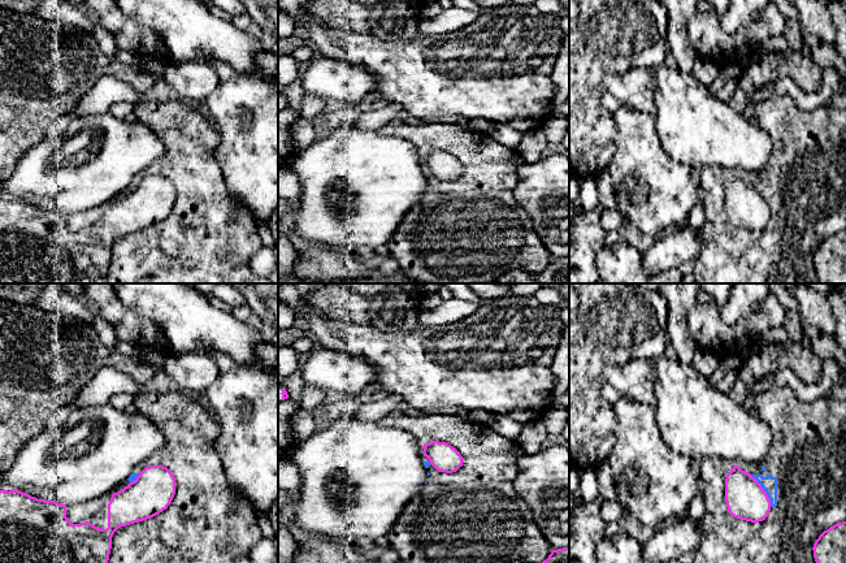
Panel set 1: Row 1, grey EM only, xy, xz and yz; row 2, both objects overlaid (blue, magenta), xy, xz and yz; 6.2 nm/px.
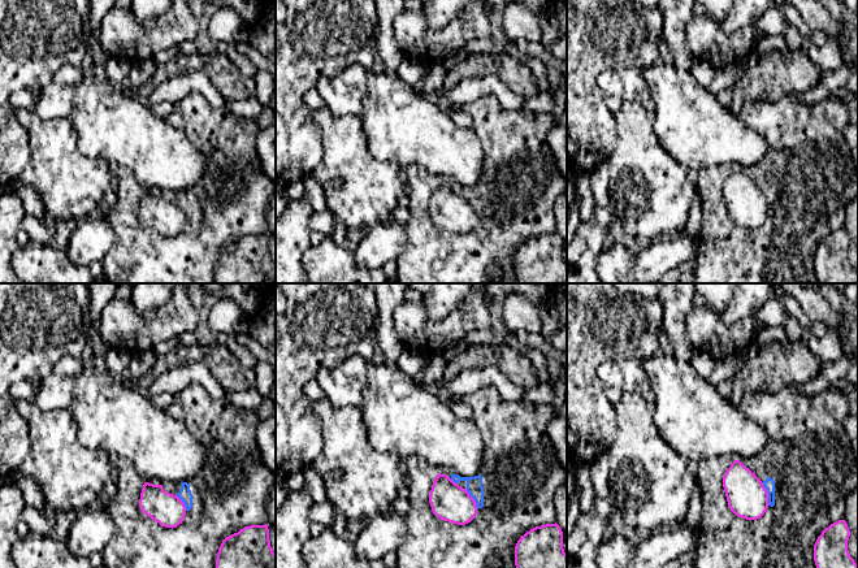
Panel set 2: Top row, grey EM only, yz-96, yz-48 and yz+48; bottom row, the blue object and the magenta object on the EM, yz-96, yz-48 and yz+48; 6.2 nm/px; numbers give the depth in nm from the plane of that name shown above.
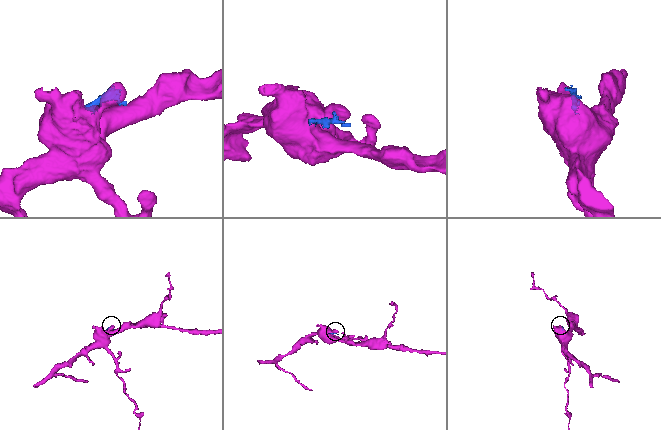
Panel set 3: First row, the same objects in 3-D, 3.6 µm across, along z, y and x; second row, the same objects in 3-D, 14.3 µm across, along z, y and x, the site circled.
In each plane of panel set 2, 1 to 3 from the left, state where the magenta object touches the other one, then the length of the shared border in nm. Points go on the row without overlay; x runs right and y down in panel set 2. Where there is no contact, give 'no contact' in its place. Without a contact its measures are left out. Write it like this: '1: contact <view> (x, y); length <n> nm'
1: contact yz-96 (183, 211); length 120 nm
2: contact yz-48 (473, 207); length 150 nm
3: contact yz+48 (768, 203); length 150 nm

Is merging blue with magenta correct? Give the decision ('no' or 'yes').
no

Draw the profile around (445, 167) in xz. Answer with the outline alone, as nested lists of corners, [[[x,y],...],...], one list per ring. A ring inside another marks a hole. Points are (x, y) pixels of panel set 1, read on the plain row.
[[[431,150],[422,155],[424,165],[438,181],[456,181],[464,172],[460,161],[446,151]]]

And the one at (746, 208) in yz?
[[[738,174],[726,183],[725,211],[732,225],[751,231],[765,229],[771,220],[771,209],[762,194]]]

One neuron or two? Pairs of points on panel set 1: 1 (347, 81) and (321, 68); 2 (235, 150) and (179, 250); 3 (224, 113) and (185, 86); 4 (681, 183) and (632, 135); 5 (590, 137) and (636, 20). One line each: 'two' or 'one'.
1: one
2: two
3: two
4: one
5: one

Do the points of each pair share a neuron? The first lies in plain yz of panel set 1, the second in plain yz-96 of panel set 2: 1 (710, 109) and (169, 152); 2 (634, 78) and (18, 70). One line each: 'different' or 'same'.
1: same
2: different

